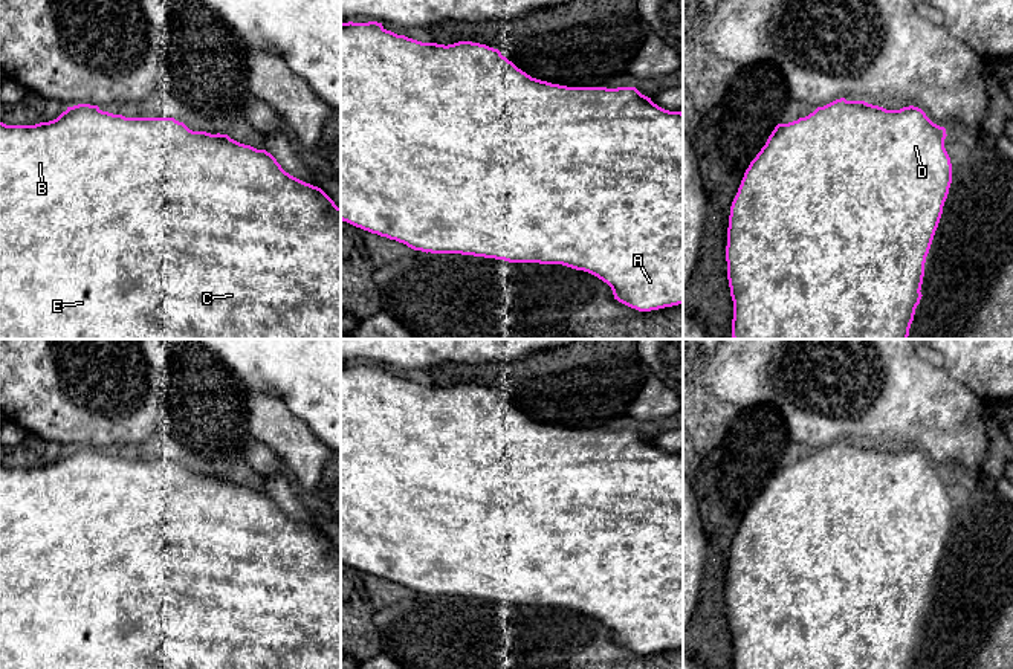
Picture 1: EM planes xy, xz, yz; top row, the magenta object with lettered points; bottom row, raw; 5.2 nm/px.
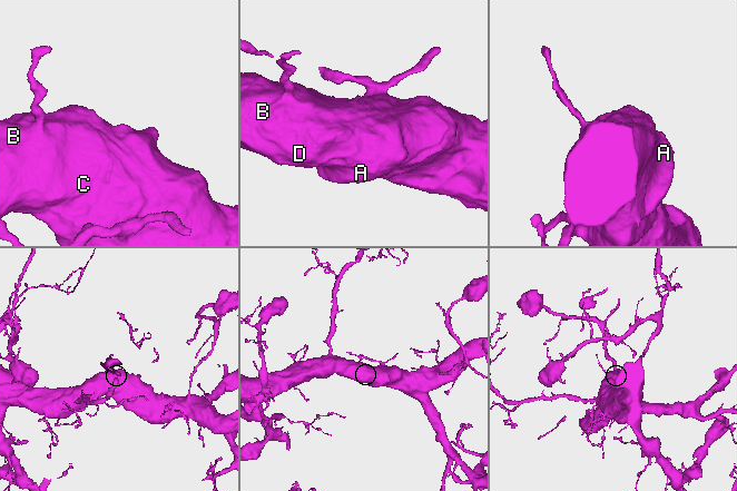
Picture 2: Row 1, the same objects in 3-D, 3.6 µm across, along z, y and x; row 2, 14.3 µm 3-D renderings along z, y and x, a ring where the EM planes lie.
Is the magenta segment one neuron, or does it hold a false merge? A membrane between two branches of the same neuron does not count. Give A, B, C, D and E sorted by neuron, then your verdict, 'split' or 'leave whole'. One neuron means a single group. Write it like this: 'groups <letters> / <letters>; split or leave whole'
groups A B C D E; leave whole

